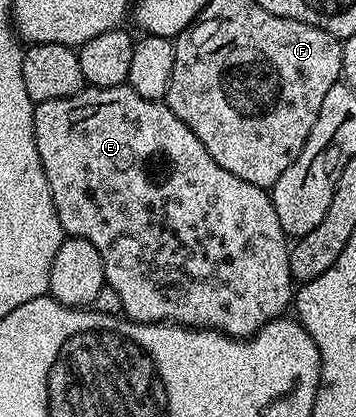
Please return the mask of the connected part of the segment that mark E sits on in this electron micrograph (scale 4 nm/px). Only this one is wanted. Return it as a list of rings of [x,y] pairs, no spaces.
[[[87,86],[76,96],[41,102],[35,105],[35,145],[37,146],[37,154],[41,158],[41,166],[45,170],[45,178],[49,182],[53,206],[57,210],[57,218],[61,222],[64,233],[67,236],[80,236],[85,238],[85,242],[93,242],[93,246],[97,246],[97,254],[101,254],[101,262],[105,266],[106,287],[119,299],[119,304],[123,307],[120,308],[122,315],[126,316],[127,319],[136,320],[138,324],[182,324],[184,328],[211,328],[214,332],[223,332],[227,336],[250,338],[255,335],[258,328],[263,328],[271,320],[280,319],[286,313],[283,312],[286,308],[288,311],[293,300],[293,281],[289,270],[289,238],[281,230],[281,222],[277,222],[277,210],[273,210],[273,202],[268,189],[253,186],[249,182],[237,178],[237,174],[229,174],[229,170],[221,170],[221,166],[217,166],[217,162],[213,162],[213,158],[209,158],[209,150],[205,150],[205,146],[201,146],[201,138],[197,138],[197,134],[193,134],[193,130],[189,130],[189,126],[185,126],[185,122],[181,122],[181,118],[177,118],[177,114],[173,114],[173,110],[163,100],[141,98],[141,94],[137,94],[129,86],[122,88]]]

